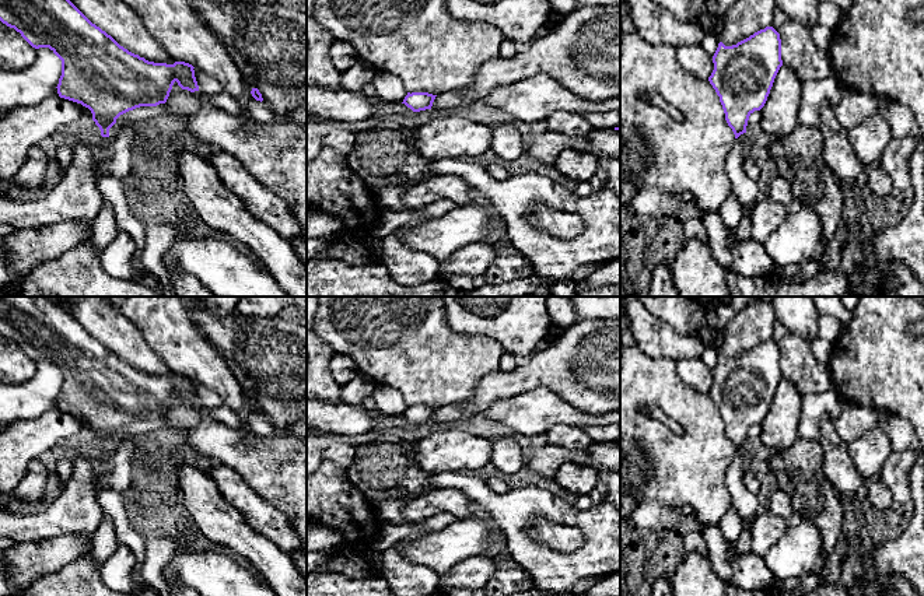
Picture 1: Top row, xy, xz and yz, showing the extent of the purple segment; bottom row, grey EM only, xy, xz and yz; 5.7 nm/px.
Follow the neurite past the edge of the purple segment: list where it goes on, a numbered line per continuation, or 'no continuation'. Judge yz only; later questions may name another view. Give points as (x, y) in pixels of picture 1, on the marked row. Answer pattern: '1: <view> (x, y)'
no continuation

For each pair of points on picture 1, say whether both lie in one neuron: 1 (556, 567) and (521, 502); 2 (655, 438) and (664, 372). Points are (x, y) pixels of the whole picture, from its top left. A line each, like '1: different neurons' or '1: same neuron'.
1: same neuron
2: same neuron

